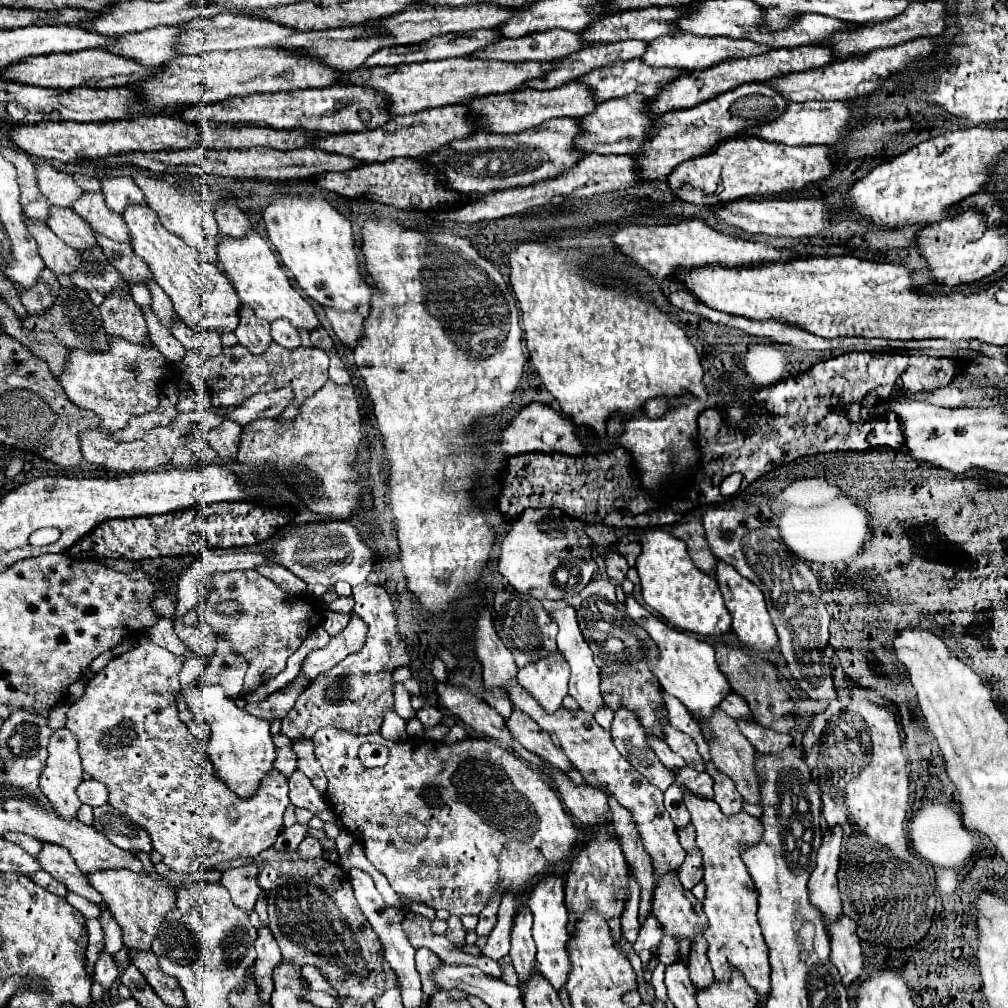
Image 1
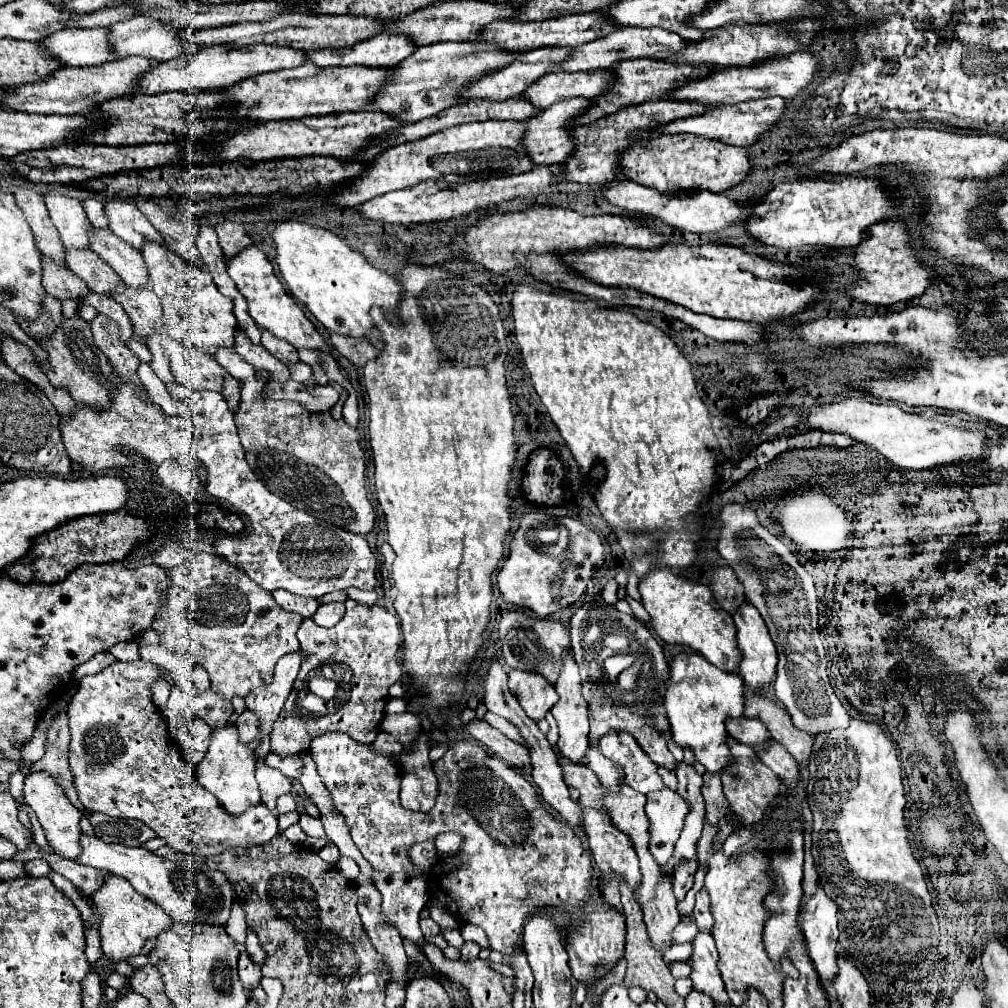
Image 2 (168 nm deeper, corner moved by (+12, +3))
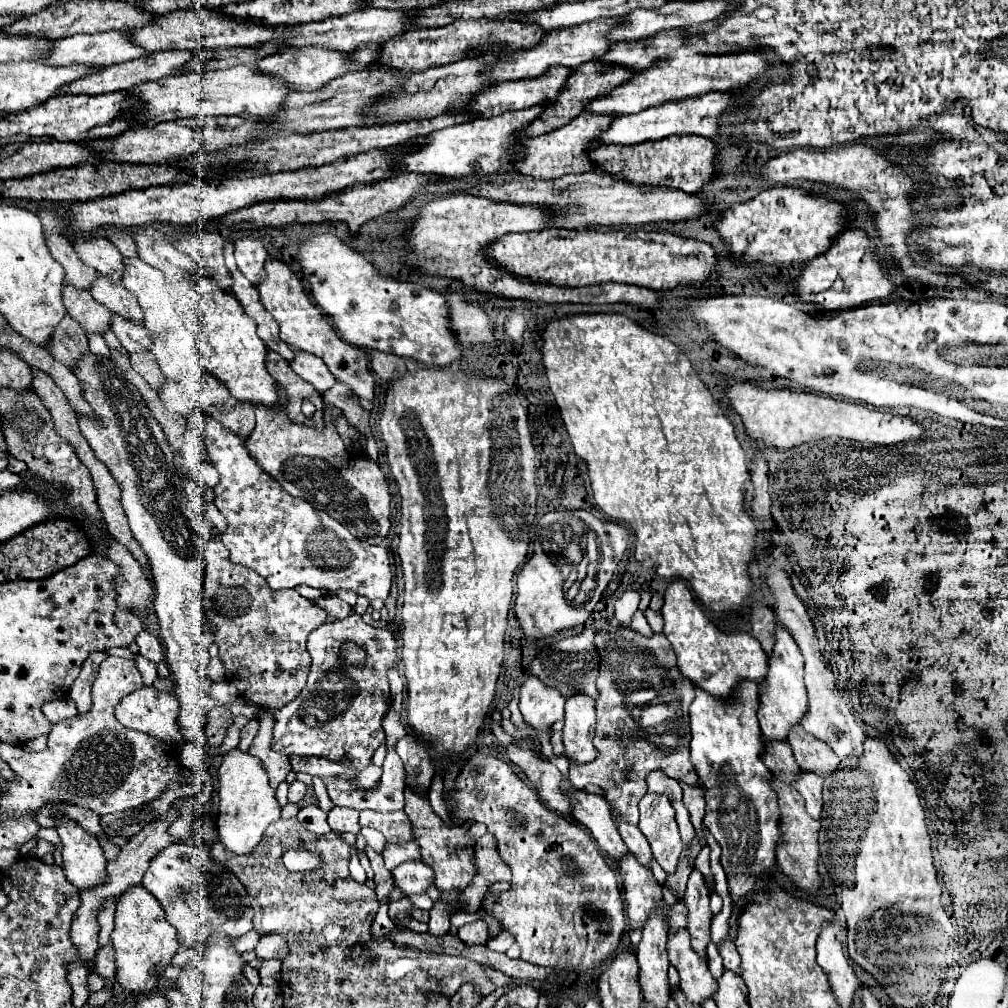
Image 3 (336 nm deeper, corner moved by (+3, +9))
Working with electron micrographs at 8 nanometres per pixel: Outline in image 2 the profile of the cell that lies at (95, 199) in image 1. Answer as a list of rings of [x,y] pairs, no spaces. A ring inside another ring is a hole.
[[[90,229],[90,247],[120,275],[120,279],[138,289],[148,287],[150,279],[146,277],[146,265],[142,253],[130,243],[118,239],[110,229]]]

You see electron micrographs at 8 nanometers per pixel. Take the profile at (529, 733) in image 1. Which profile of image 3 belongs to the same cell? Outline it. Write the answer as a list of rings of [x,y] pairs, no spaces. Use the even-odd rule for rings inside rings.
[[[613,819],[613,821],[615,821],[615,825],[617,825],[617,829],[619,829],[619,833],[621,833],[623,841],[625,841],[625,845],[627,845],[629,853],[633,853],[643,867],[651,869],[653,853],[651,853],[651,847],[647,845],[647,839],[639,831],[639,827],[627,825],[627,821],[619,821],[619,819]]]

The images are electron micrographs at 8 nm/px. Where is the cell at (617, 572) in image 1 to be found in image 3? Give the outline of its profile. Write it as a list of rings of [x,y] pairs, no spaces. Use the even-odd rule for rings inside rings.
[[[627,591],[627,593],[623,593],[617,599],[617,603],[615,603],[615,617],[617,617],[617,621],[619,621],[621,627],[629,627],[631,625],[631,619],[633,619],[633,615],[637,611],[639,599],[641,597],[635,591]]]

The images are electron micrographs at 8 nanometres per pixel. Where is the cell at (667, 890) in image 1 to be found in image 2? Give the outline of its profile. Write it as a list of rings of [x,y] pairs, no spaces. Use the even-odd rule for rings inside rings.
[[[700,931],[692,941],[692,955],[686,961],[692,967],[690,979],[694,981],[694,989],[708,993],[716,1003],[728,1003],[728,995],[722,987],[722,977],[718,975],[718,951],[714,947],[714,939],[710,933]]]

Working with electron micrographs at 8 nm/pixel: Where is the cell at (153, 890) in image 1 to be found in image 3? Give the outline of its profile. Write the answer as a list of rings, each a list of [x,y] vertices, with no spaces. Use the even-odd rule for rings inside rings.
[[[141,885],[127,889],[127,893],[119,897],[111,941],[115,945],[115,957],[119,965],[117,981],[131,995],[155,991],[159,987],[161,971],[171,965],[171,959],[179,949],[179,943],[175,941],[175,929],[163,921],[163,909],[159,909],[155,897],[151,897],[151,893]]]

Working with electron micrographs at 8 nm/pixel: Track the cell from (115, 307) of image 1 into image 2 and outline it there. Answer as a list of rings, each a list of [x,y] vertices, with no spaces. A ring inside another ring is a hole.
[[[98,313],[92,321],[92,335],[94,335],[94,343],[104,351],[104,355],[110,359],[114,371],[130,381],[134,381],[138,387],[140,387],[140,393],[142,397],[148,399],[144,387],[140,385],[140,379],[136,375],[136,369],[140,365],[140,359],[136,357],[134,351],[128,349],[126,343],[122,343],[120,339],[120,329],[118,329],[118,323],[114,323],[112,319],[106,319],[106,315]]]

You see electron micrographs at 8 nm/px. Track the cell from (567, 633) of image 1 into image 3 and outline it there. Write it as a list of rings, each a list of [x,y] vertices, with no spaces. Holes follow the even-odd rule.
[[[573,695],[565,703],[563,745],[565,757],[577,765],[597,759],[593,747],[595,733],[595,701],[587,695]]]

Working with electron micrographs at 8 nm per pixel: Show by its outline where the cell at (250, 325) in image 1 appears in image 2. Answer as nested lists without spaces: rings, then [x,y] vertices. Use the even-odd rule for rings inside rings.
[[[238,329],[238,331],[236,331],[234,349],[236,349],[236,353],[238,353],[244,361],[248,361],[254,369],[270,371],[270,373],[274,375],[274,381],[280,381],[280,383],[288,381],[286,367],[284,367],[274,355],[270,355],[262,345],[254,345],[254,343],[246,337],[244,329]]]

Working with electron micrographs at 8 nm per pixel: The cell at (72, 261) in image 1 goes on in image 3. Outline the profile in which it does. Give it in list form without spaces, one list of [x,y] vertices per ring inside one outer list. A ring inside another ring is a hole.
[[[71,285],[63,287],[63,303],[67,307],[67,313],[81,325],[81,329],[91,335],[105,335],[105,331],[111,329],[111,311],[103,309],[103,305],[91,301],[89,293],[83,293],[83,289],[71,289]]]

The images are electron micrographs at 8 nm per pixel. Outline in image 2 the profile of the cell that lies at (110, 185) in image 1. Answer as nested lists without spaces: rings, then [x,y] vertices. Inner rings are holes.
[[[120,197],[106,199],[104,213],[108,217],[110,229],[120,239],[124,239],[126,243],[130,243],[136,249],[142,247],[144,239],[162,241],[160,233],[152,227],[152,223],[146,219],[146,215],[138,211],[138,207],[132,199],[120,199]]]

